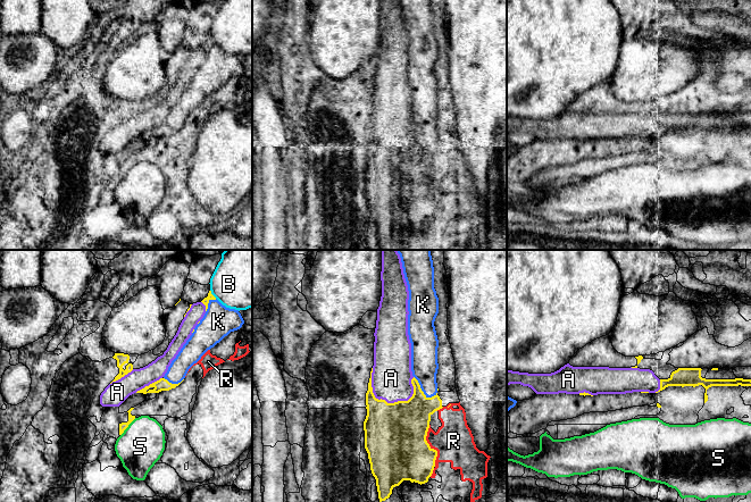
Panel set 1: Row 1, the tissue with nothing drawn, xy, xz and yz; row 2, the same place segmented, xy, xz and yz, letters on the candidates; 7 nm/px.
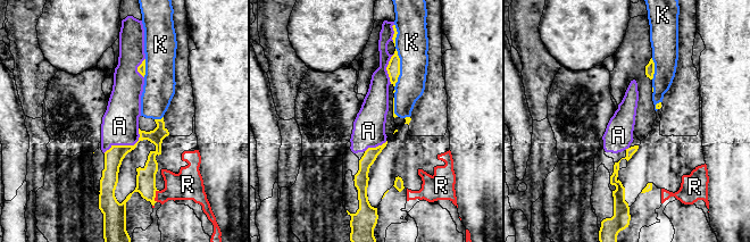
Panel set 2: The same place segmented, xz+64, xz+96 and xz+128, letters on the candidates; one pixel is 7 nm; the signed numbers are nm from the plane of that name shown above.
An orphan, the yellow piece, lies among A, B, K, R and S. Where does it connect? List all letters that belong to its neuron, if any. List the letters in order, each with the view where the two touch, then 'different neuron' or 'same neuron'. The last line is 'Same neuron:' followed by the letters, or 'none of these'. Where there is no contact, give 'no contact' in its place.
A: contact in xz; same neuron
B: contact in xy; different neuron
K: contact in xz; different neuron
R: contact in xz; different neuron
S: contact in xy; different neuron
Same neuron: A

